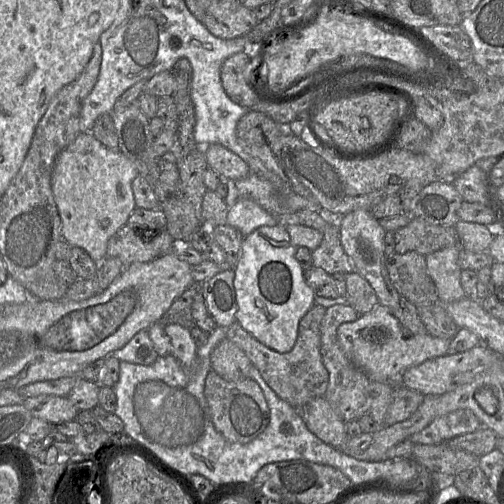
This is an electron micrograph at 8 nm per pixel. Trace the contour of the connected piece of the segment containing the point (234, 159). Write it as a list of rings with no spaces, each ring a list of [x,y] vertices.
[[[219,144],[205,145],[204,154],[208,167],[228,179],[237,181],[250,173],[248,164],[240,156]]]

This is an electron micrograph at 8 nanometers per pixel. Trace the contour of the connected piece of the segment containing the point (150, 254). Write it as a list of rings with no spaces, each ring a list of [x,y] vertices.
[[[126,224],[109,239],[107,257],[119,258],[125,266],[135,262],[150,262],[173,250],[175,240],[168,231],[164,229],[159,233],[145,239],[145,235],[149,234]]]

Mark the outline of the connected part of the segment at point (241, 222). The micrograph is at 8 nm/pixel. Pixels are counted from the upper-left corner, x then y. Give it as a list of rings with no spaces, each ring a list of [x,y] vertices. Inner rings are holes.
[[[239,198],[228,209],[225,224],[247,236],[261,226],[275,226],[279,219],[265,211],[256,202],[246,198]]]

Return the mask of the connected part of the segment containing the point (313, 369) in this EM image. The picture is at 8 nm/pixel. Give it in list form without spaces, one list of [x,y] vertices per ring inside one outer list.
[[[313,305],[299,323],[294,347],[287,353],[278,353],[255,339],[238,322],[224,328],[226,338],[236,344],[249,358],[267,385],[276,395],[297,410],[303,409],[312,400],[323,397],[329,382],[329,373],[321,357],[320,324],[326,308]]]

